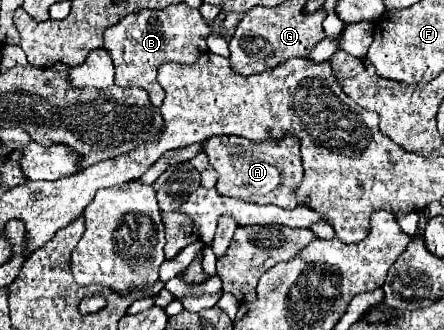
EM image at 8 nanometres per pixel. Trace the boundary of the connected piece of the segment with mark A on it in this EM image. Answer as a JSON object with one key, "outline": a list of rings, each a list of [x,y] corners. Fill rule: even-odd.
{"outline":[[[286,133],[282,139],[274,141],[250,141],[246,137],[234,135],[210,137],[202,143],[202,147],[204,153],[198,153],[194,159],[190,159],[190,165],[202,175],[202,187],[210,189],[216,185],[216,191],[220,195],[242,199],[248,203],[272,203],[286,209],[292,209],[298,203],[296,191],[304,171],[300,161],[300,141],[292,133]],[[214,171],[218,173],[218,183]],[[276,189],[280,189],[280,193],[274,193]]]}

